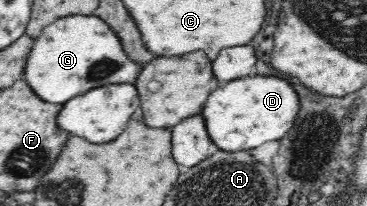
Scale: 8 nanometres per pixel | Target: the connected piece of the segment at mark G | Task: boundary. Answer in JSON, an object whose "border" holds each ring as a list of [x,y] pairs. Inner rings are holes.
{"border":[[[65,16],[43,28],[43,34],[35,39],[27,53],[23,80],[32,91],[45,102],[65,104],[68,100],[85,94],[92,88],[99,88],[113,82],[136,82],[139,68],[127,58],[115,33],[100,18],[93,16]]]}

